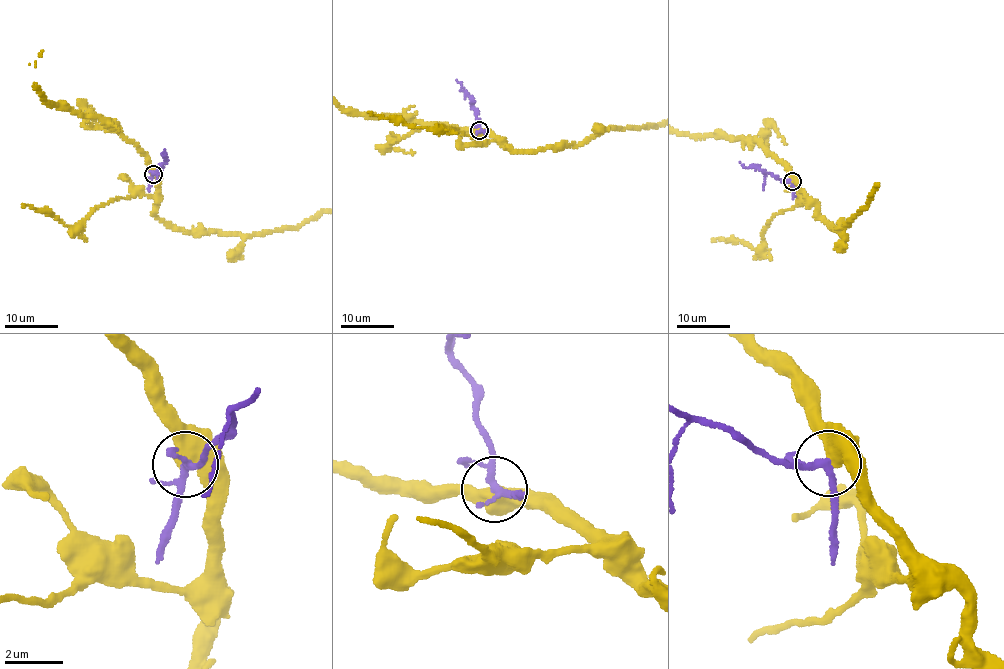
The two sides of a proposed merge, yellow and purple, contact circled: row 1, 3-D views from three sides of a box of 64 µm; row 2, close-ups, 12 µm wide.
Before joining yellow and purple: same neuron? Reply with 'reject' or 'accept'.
reject

